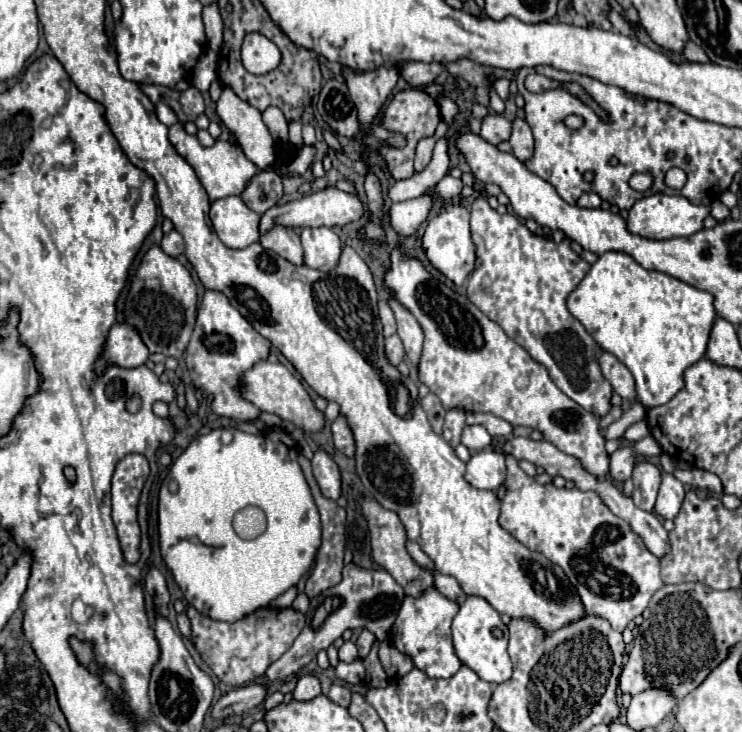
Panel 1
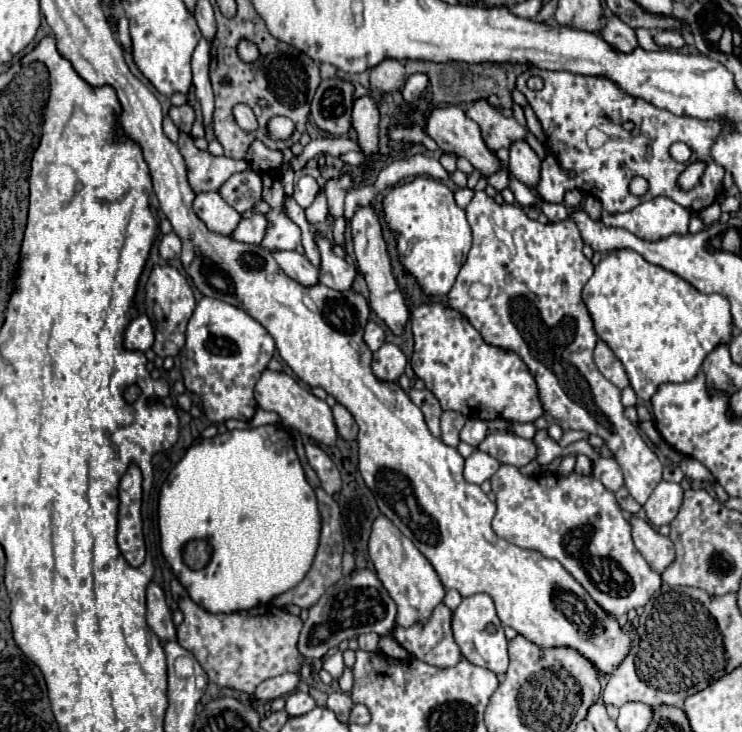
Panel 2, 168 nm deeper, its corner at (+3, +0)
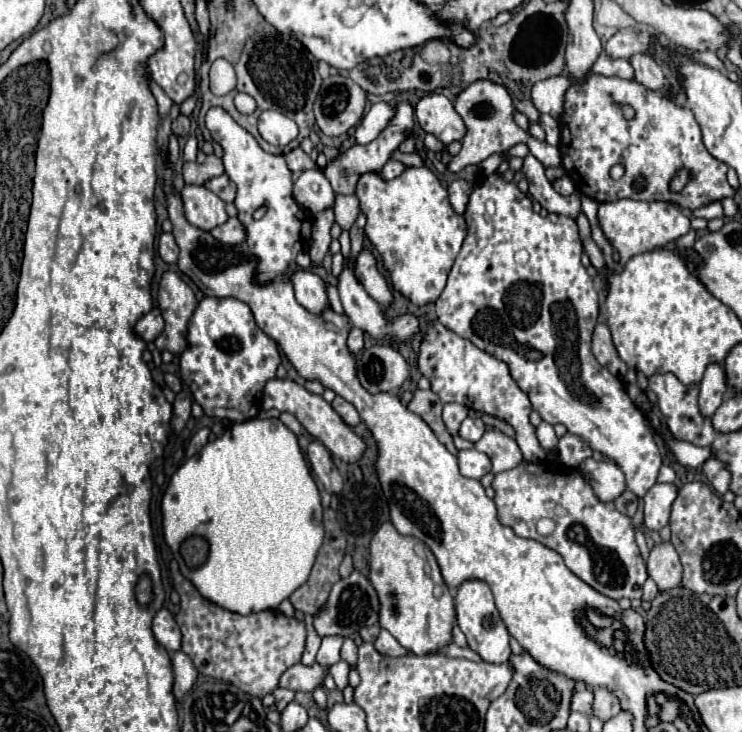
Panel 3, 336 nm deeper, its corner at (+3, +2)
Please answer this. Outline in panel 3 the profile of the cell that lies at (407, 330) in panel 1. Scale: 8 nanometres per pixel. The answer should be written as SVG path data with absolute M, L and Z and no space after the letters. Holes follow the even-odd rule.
M361 252L357 258L355 258L355 264L353 264L353 272L355 272L355 278L359 280L359 284L367 290L367 294L371 298L375 298L379 304L383 306L389 306L393 296L391 296L391 290L387 286L387 280L379 274L377 266L375 266L375 258L371 252Z

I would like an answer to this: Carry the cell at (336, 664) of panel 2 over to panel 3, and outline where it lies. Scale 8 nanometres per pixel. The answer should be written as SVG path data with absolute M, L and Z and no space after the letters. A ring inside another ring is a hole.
M339 660L337 664L333 664L329 668L329 674L333 676L333 680L337 684L337 690L343 690L349 684L349 670L351 670L351 666L345 660Z

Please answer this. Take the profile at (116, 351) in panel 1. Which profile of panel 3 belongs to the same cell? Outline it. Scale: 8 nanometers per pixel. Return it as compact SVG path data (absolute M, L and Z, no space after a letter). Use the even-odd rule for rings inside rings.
M153 308L151 312L147 312L145 316L139 318L137 326L135 326L135 332L145 340L145 342L153 342L161 330L163 330L163 316L161 316L161 310L159 308Z

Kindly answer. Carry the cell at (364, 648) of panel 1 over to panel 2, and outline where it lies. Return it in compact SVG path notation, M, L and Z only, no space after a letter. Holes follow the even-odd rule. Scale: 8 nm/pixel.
M361 634L359 638L359 648L361 650L365 650L365 652L375 652L377 650L377 640L379 640L379 636L377 634Z

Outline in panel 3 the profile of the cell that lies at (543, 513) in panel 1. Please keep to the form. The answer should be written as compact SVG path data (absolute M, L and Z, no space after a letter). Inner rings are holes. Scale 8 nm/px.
M553 460L543 464L521 462L511 470L495 474L493 490L497 516L503 526L513 528L521 538L533 538L557 550L567 568L597 592L613 600L641 598L647 570L635 542L631 518L621 514L611 502L601 502L577 474L577 468Z

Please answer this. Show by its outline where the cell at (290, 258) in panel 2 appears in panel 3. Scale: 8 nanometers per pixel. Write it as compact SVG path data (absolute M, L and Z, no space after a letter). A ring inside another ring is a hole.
M297 270L291 278L297 302L311 314L323 314L329 308L327 286L315 272Z

